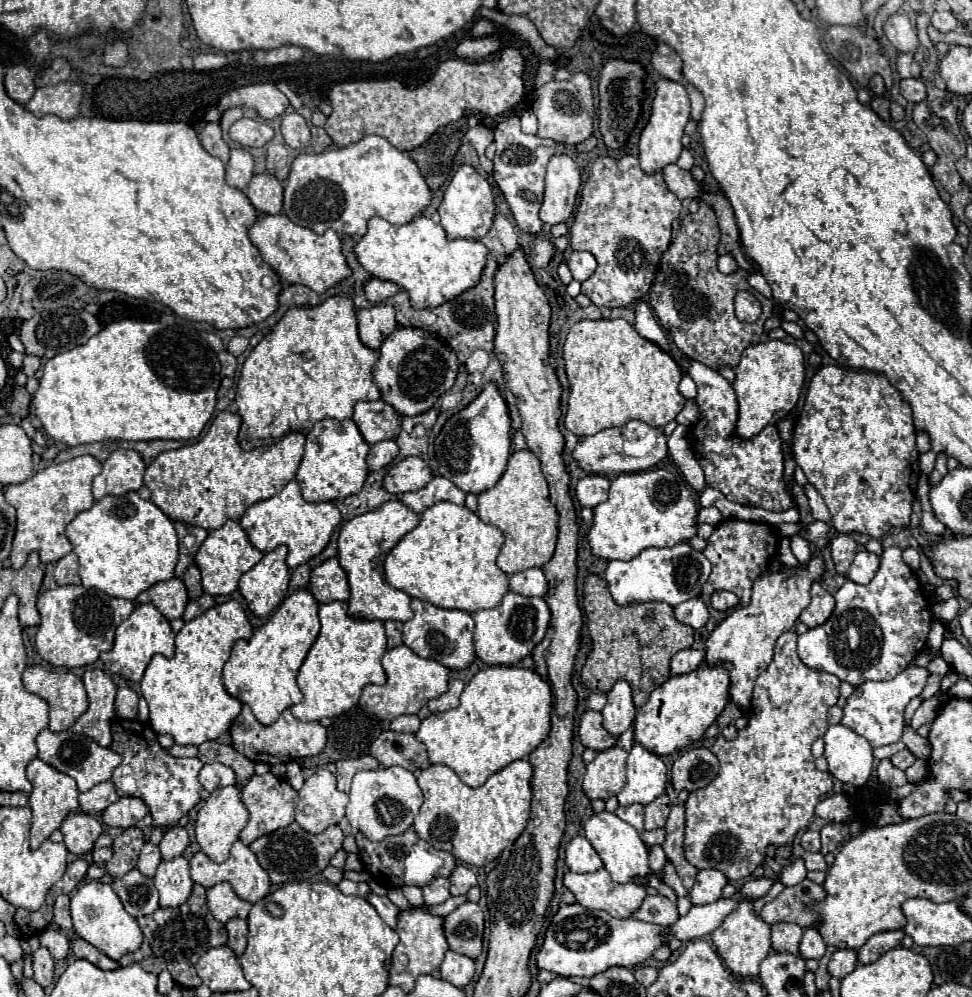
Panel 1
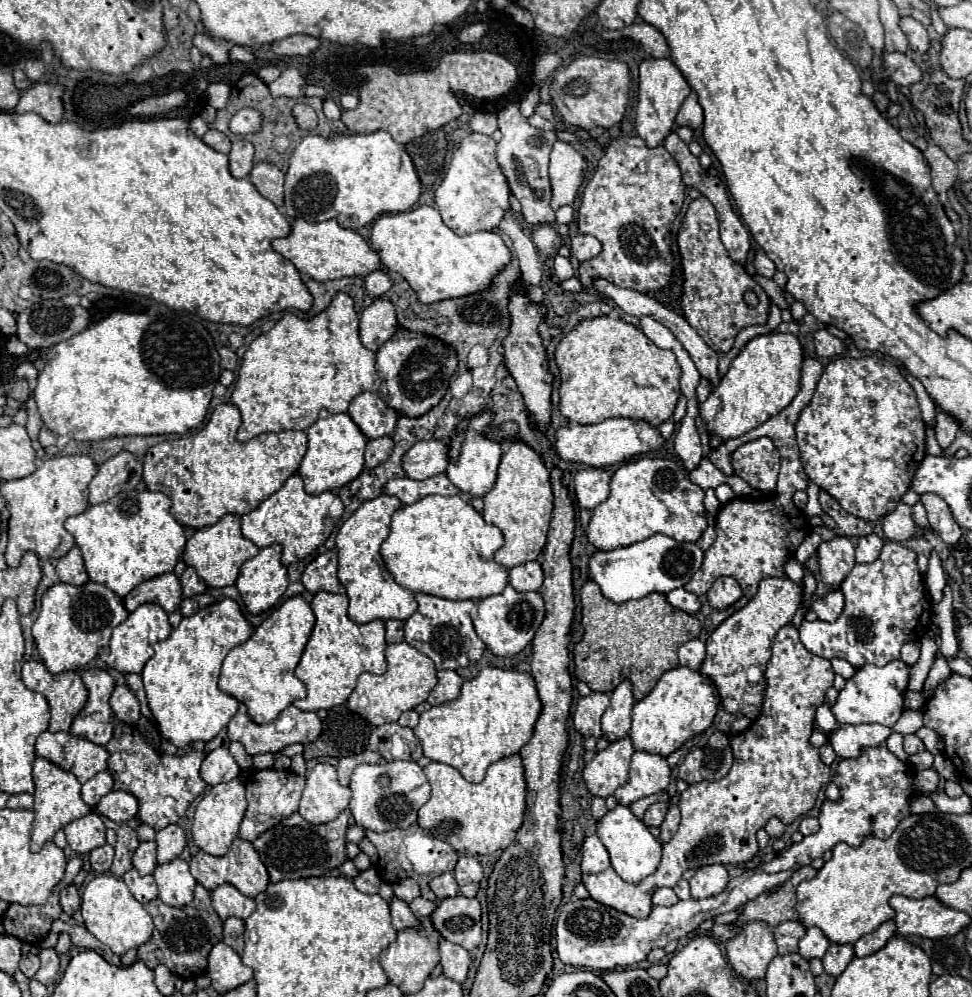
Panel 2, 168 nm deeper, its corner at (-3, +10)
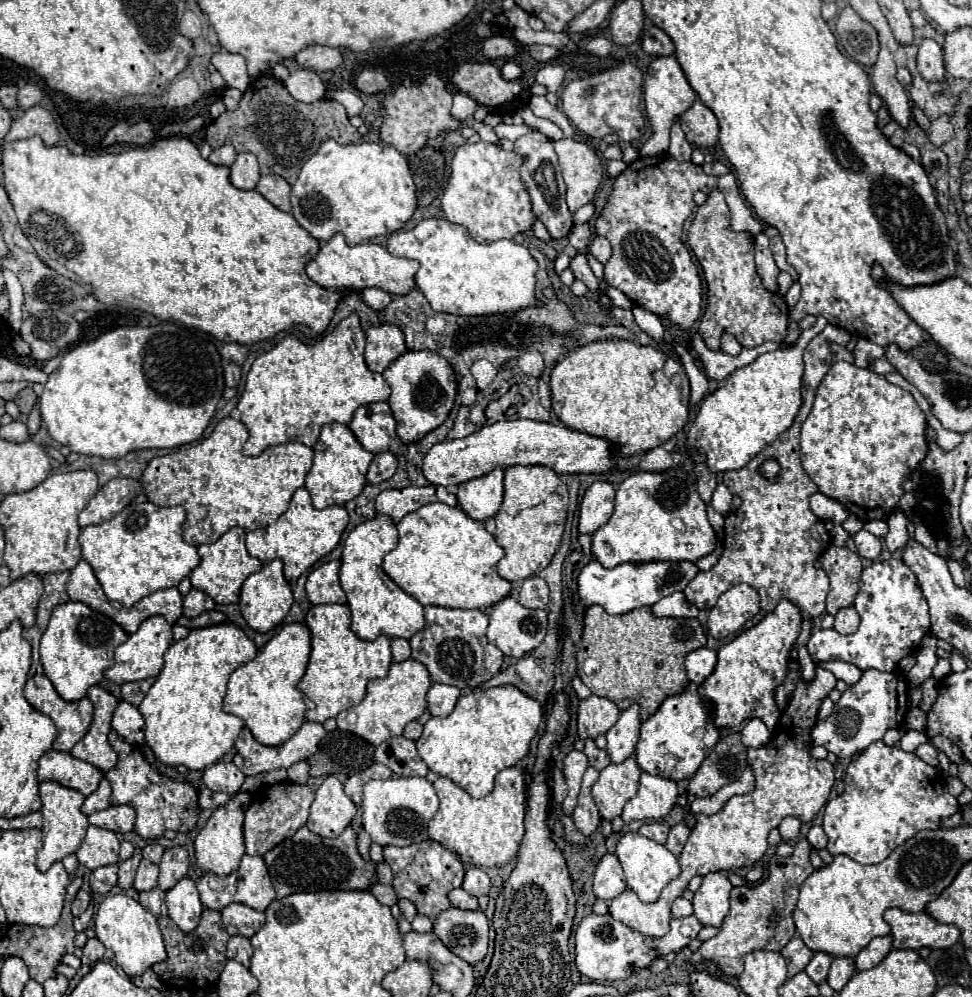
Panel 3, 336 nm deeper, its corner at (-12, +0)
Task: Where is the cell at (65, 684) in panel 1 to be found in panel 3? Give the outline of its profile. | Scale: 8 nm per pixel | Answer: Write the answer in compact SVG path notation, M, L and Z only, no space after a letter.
M45 675L27 679L25 699L43 715L47 715L57 727L55 751L69 753L77 741L81 741L93 721L93 705L85 697L81 701L63 701Z

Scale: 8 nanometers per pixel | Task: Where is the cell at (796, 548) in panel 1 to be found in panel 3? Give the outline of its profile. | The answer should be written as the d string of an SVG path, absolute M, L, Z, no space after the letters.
M855 607L839 609L839 613L835 615L835 631L839 631L841 635L849 635L855 633L857 627L859 627L859 613L855 611Z

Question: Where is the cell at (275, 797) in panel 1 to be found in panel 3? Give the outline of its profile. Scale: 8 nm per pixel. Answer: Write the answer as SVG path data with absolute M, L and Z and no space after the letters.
M289 781L275 783L271 787L255 793L251 797L251 805L245 811L245 821L243 821L247 855L263 857L283 839L293 837L297 833L297 829L301 829L307 823L309 807L311 807L313 799L315 799L315 793L309 785L297 785L297 783L289 783Z

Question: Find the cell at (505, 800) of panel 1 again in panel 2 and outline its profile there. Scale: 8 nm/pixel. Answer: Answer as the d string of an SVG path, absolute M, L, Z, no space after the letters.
M510 755L504 757L496 763L492 763L486 771L486 777L482 783L470 783L466 781L454 767L446 763L430 763L424 767L424 773L432 785L432 797L426 805L418 809L418 825L422 829L428 829L436 839L448 841L458 853L462 855L492 855L494 851L506 849L514 837L516 831L520 829L524 821L524 811L526 811L526 777L524 777L524 767L522 767L522 757L520 755Z

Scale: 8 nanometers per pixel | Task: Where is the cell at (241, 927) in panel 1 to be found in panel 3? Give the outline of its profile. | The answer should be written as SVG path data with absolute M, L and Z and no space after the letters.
M235 935L235 937L229 939L229 943L227 943L227 959L235 959L243 967L249 967L251 955L253 955L253 947L251 947L251 943L249 943L247 937Z

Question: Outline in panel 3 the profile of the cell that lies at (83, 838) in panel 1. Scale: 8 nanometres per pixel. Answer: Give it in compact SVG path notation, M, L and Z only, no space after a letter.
M89 825L87 835L75 855L79 863L89 869L119 863L119 839L109 829Z

